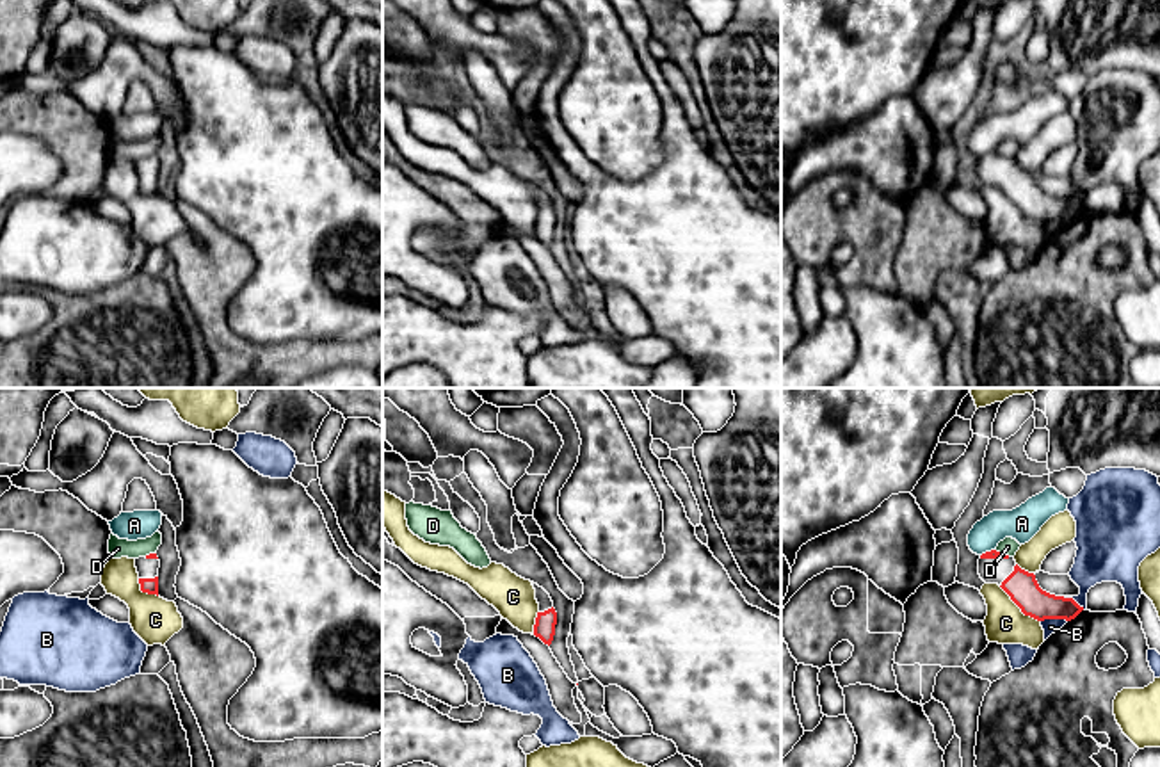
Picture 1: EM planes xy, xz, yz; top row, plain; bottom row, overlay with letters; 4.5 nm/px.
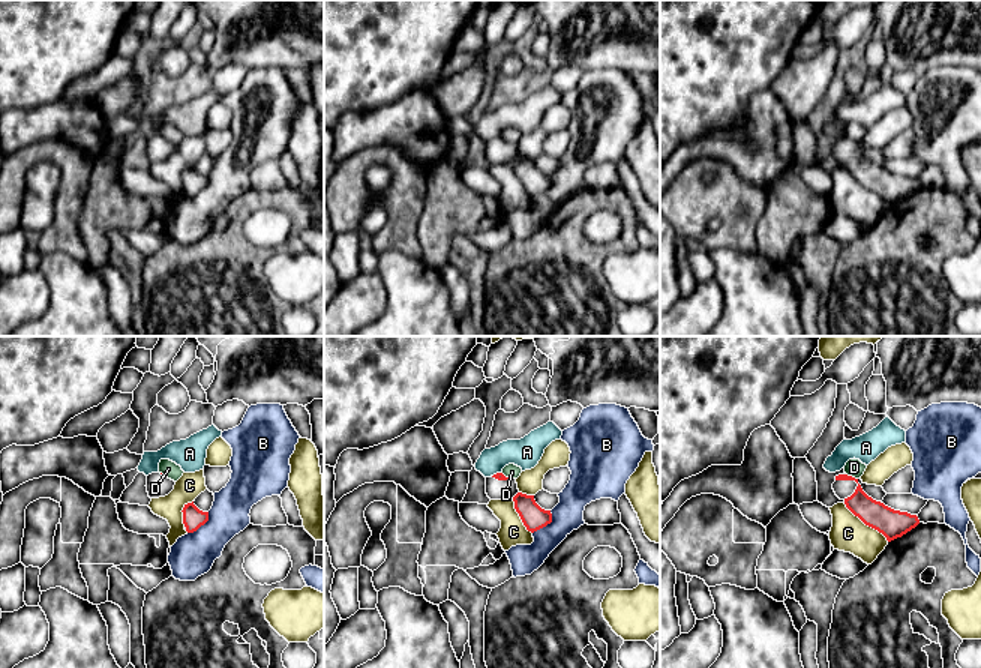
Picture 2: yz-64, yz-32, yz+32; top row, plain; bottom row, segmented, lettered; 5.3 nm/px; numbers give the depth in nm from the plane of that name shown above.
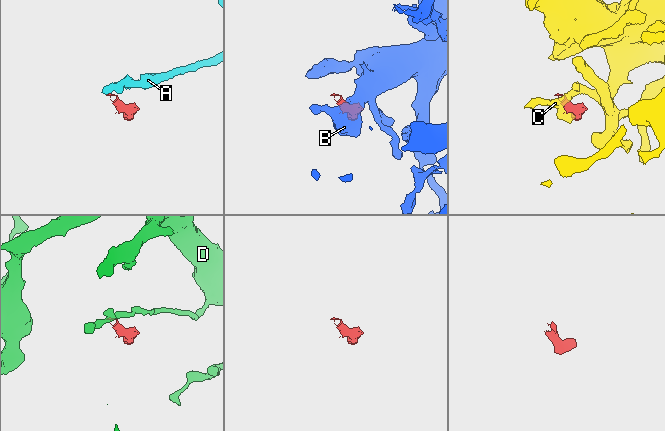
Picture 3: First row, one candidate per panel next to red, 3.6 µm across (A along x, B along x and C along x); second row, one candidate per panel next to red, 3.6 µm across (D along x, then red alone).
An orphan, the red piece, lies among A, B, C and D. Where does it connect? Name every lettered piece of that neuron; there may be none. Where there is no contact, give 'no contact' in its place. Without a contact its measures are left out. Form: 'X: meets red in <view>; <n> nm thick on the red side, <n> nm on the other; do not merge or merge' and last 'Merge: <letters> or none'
A: meets red in yz; 50 nm thick on the red side, 160 nm on the other; do not merge
B: meets red in yz; 140 nm thick on the red side, 70 nm on the other; do not merge
C: meets red in yz; 140 nm thick on the red side, 180 nm on the other; do not merge
D: meets red in yz; 50 nm thick on the red side, 80 nm on the other; do not merge
Merge: none

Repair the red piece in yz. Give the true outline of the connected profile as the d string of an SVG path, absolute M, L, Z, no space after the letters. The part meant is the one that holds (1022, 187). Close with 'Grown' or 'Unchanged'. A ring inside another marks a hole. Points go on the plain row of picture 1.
M996 151L980 157L979 176L986 185L998 185L1025 217L1037 222L1071 222L1083 212L1073 199L1043 192L1034 174L1021 171L1014 158L1002 157Z. Grown

